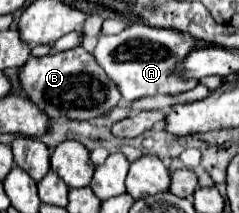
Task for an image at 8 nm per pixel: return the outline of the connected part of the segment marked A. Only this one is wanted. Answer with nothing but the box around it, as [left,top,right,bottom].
[94,23,210,102]

